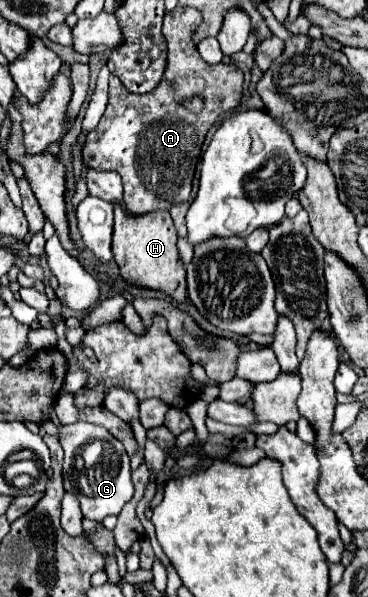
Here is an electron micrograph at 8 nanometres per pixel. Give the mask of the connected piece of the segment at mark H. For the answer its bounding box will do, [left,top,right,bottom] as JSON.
[112,204,186,302]

